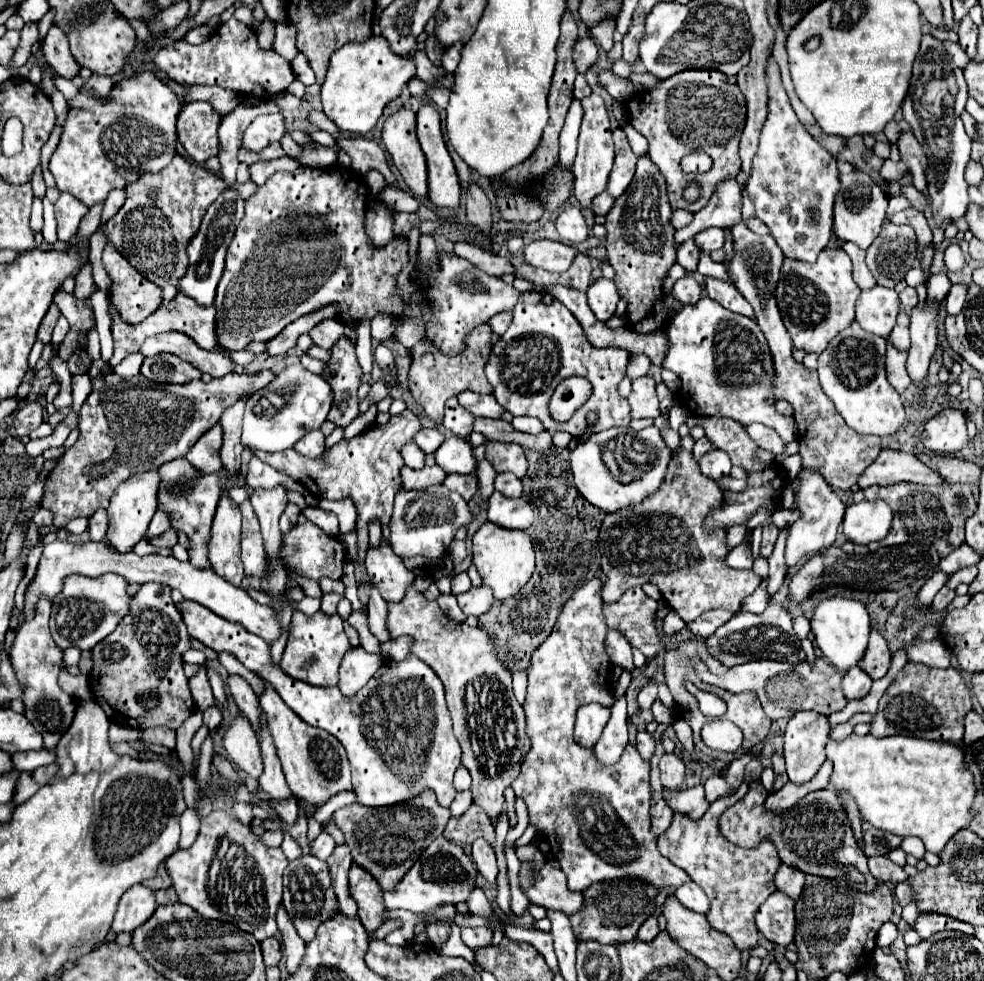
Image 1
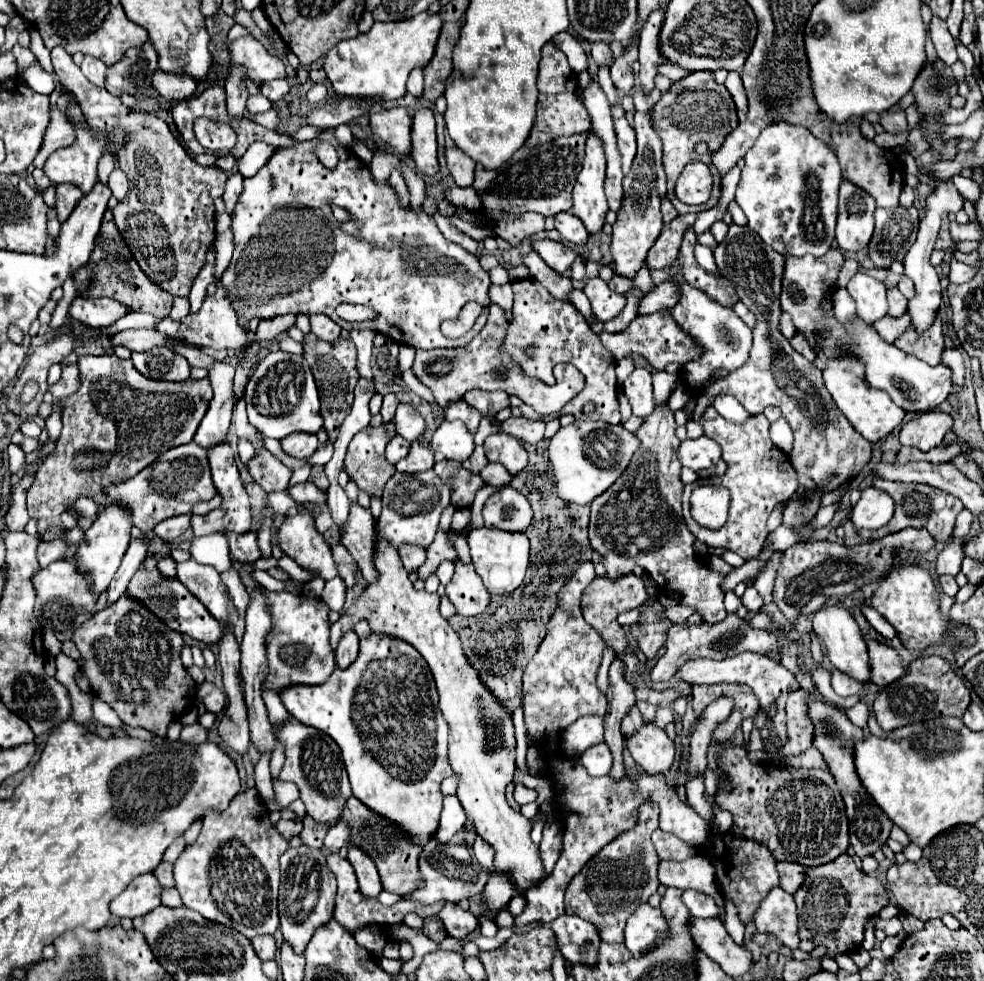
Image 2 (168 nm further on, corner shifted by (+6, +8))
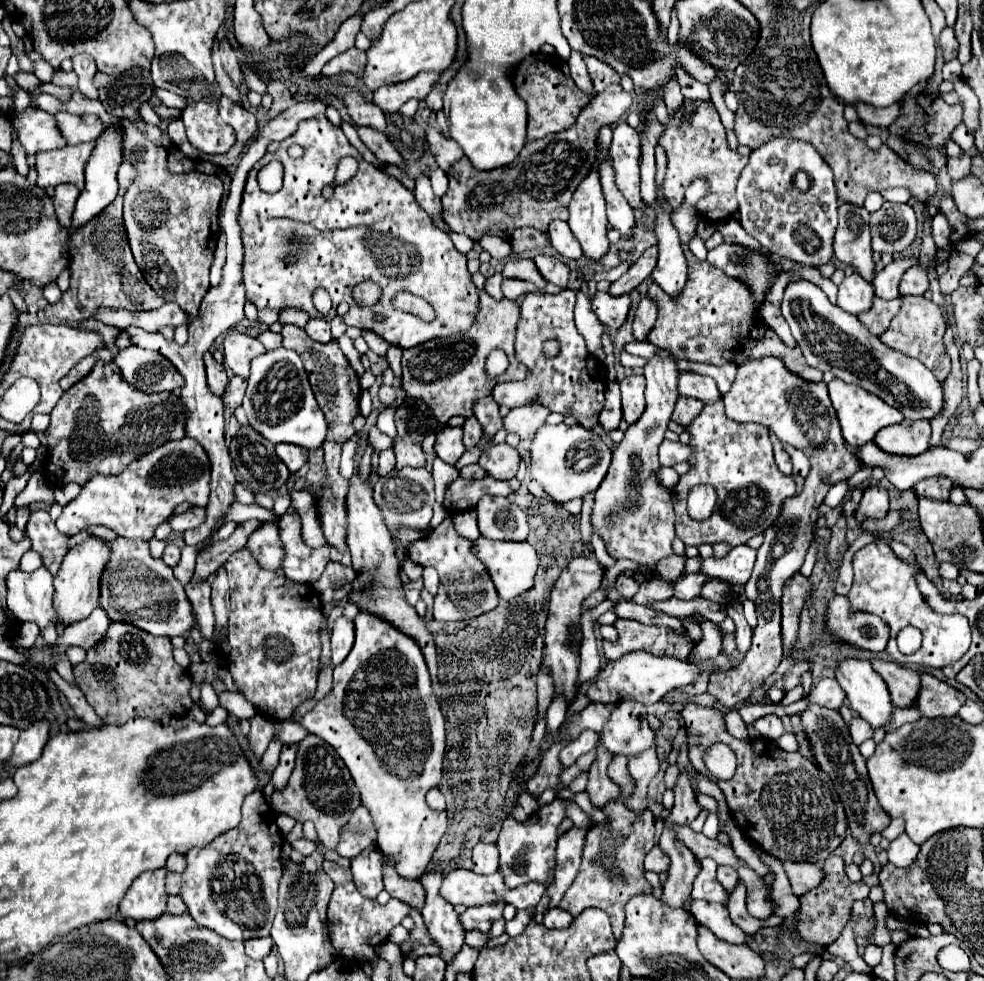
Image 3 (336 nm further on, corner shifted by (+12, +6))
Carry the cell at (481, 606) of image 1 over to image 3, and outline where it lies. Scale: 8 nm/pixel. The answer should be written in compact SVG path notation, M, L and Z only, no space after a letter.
M444 519L428 537L422 537L414 543L408 543L402 547L406 551L406 557L410 557L414 563L422 567L436 567L440 575L440 589L434 597L434 619L436 621L460 621L460 619L472 619L486 611L492 611L498 605L498 593L492 585L492 579L486 571L486 567L472 555L470 551L472 541L460 537L454 527L452 519Z

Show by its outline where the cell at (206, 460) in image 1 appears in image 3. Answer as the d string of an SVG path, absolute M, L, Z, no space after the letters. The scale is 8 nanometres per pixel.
M210 351L204 353L204 365L206 365L206 375L208 375L208 387L212 389L212 393L216 397L222 399L224 391L226 391L226 385L228 385L226 367L222 363L216 363Z

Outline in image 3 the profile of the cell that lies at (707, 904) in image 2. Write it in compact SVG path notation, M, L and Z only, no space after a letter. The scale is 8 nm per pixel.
M690 901L690 913L694 915L694 919L708 927L718 939L724 939L728 943L746 943L748 935L744 931L740 931L740 927L736 927L730 921L728 909L720 903L710 903L710 901Z

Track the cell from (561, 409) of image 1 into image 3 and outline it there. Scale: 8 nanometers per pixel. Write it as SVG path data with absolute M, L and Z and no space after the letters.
M480 291L480 313L466 333L448 339L426 341L424 345L402 351L402 385L406 393L414 399L424 401L440 423L448 423L448 419L454 415L472 415L474 401L490 395L494 385L498 383L496 379L488 379L484 371L484 361L492 349L506 351L510 359L510 371L502 377L502 381L528 379L528 369L524 369L524 365L520 365L514 357L514 335L518 317L520 309L514 301L494 301L486 291Z

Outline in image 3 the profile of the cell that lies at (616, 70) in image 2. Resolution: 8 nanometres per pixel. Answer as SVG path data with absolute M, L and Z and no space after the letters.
M612 83L580 111L570 129L526 143L518 157L506 167L478 171L462 157L448 173L450 189L442 197L444 221L452 231L464 233L472 241L478 241L482 235L508 237L518 227L536 227L546 233L552 219L566 221L570 197L596 161L598 129L606 123L616 123L630 107L632 95L618 83Z

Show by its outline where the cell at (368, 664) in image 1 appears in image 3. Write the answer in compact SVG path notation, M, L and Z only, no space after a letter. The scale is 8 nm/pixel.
M338 617L332 625L330 637L332 637L332 663L340 665L354 645L354 623L346 617Z

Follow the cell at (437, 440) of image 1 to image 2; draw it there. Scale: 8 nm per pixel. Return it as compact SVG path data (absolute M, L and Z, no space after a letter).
M398 403L394 425L396 425L396 433L408 441L418 439L418 435L424 435L424 429L426 429L426 423L420 417L420 413L408 403Z

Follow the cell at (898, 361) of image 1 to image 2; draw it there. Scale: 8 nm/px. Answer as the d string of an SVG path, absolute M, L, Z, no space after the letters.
M906 311L904 315L900 315L900 319L894 319L894 317L890 317L890 315L882 317L878 323L874 323L874 329L878 331L878 335L880 335L884 341L894 343L894 339L896 339L902 331L906 331L908 325L910 325L910 313Z

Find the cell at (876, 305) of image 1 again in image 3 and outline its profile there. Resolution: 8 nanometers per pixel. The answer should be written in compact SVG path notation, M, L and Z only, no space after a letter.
M858 273L844 277L838 287L838 307L852 315L860 315L870 311L874 301L874 287L870 281L864 281Z

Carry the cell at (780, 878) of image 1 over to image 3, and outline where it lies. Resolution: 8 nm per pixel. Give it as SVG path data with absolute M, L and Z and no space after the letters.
M786 861L784 863L784 871L790 879L790 885L792 885L792 893L794 895L804 895L808 893L810 889L818 887L824 873L822 873L822 867L820 865L812 865L812 863L792 863L792 861Z

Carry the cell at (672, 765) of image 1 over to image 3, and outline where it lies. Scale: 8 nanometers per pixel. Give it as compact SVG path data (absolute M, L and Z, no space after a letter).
M622 701L602 729L602 745L614 753L632 757L656 745L656 733L646 719L646 707L638 701Z

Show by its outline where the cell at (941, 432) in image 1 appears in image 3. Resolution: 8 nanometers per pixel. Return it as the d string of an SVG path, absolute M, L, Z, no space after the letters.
M904 419L898 425L890 425L886 429L880 429L874 443L884 449L886 453L896 455L920 455L928 451L932 437L930 421L912 421Z

